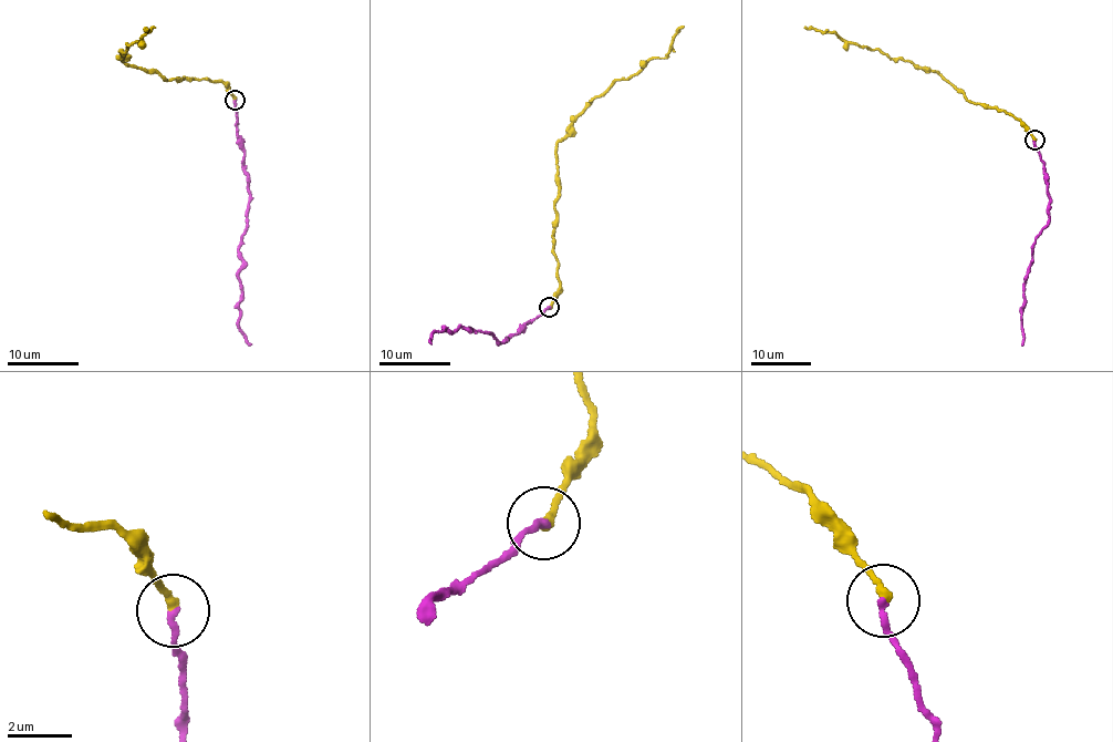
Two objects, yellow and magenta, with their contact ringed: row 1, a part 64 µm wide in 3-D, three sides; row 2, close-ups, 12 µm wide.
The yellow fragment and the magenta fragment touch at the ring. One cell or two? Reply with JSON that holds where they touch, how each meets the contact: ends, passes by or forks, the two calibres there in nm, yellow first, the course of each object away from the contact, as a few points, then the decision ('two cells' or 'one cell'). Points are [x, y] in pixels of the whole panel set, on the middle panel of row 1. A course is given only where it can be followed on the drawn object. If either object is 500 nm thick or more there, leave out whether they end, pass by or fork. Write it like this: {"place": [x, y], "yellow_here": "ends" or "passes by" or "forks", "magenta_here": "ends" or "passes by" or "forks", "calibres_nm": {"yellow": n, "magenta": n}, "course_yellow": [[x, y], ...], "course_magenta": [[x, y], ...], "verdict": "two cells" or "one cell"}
{"place": [549, 307], "yellow_here": "ends", "magenta_here": "ends", "calibres_nm": {"yellow": 240, "magenta": 200}, "course_yellow": [[550, 308], [559, 288], [553, 239], [558, 142], [590, 102], [654, 58], [667, 55], [672, 37], [684, 27]], "course_magenta": [[550, 308], [506, 341], [497, 343], [489, 332], [460, 327], [448, 333], [445, 329], [430, 332], [432, 344]], "verdict": "one cell"}

